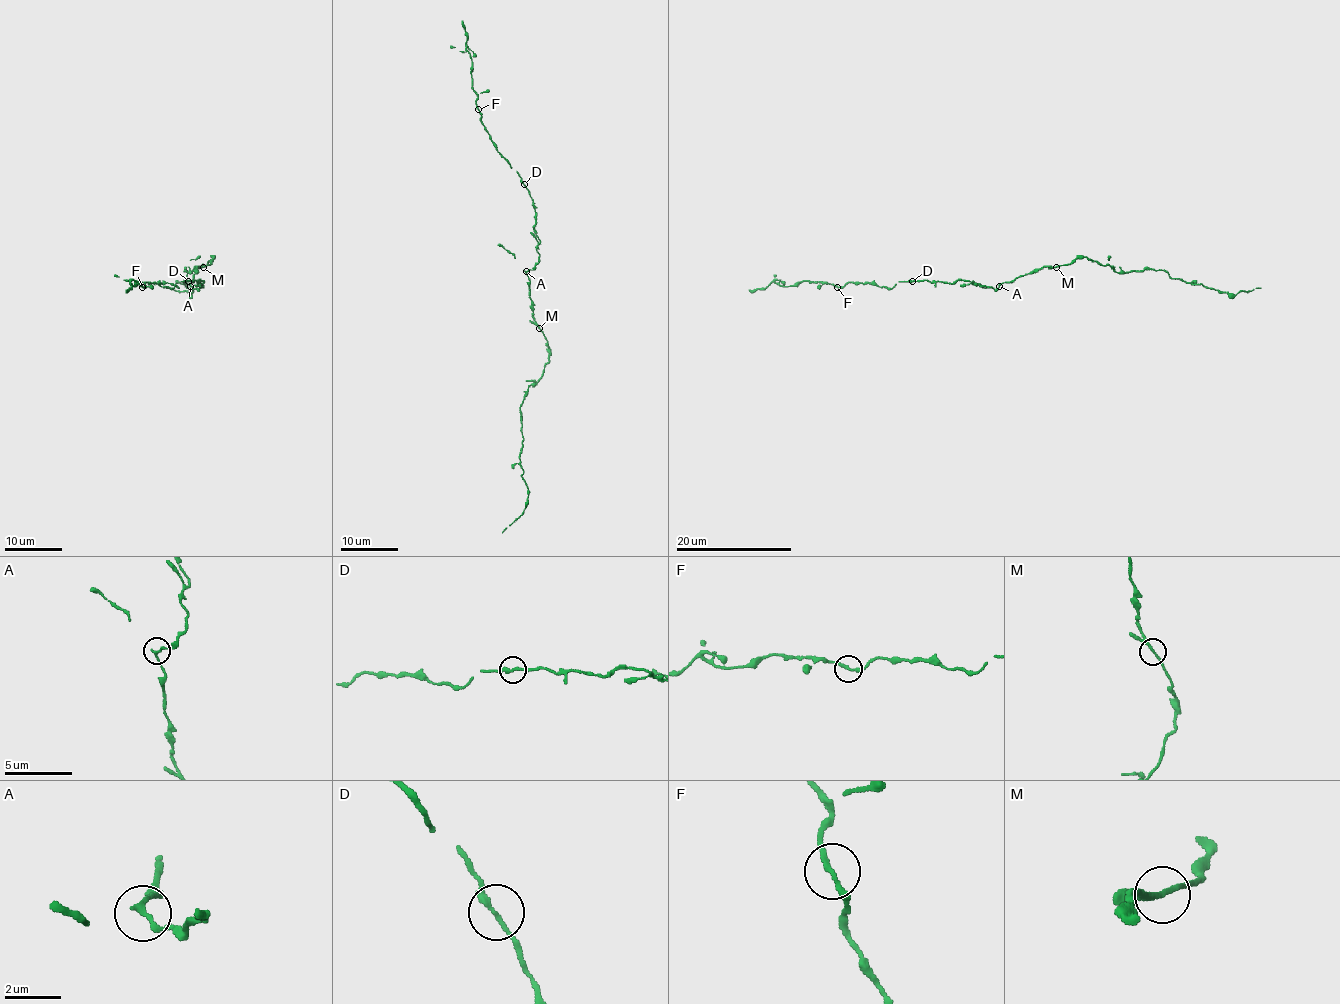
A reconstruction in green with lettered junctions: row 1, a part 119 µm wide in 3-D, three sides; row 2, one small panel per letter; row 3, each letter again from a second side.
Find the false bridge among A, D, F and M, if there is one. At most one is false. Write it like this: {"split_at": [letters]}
{"split_at": []}

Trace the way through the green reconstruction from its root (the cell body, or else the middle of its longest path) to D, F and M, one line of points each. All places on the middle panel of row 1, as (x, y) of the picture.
D: (528, 277), (526, 272), (535, 266), (539, 258), (536, 251), (539, 239), (533, 227), (533, 200), (525, 184)
F: (528, 277), (526, 272), (539, 258), (533, 200), (519, 174), (497, 151), (478, 109)
M: (528, 277), (533, 323), (539, 328)

